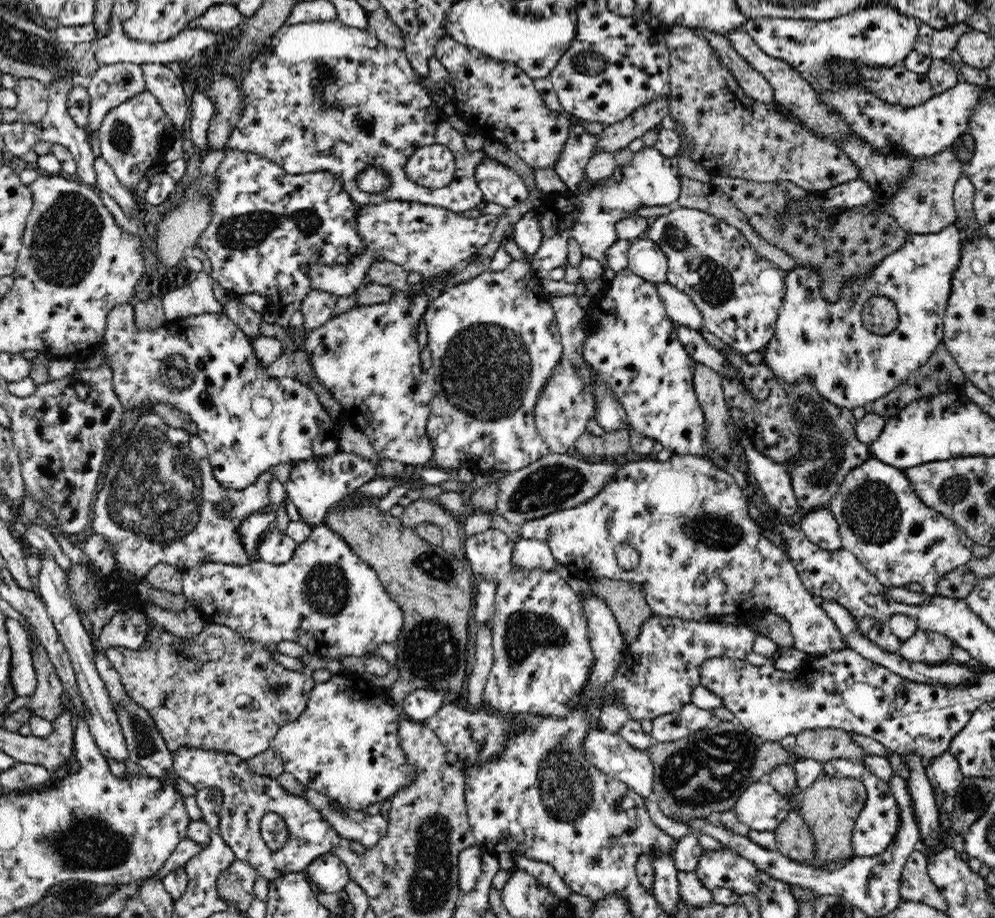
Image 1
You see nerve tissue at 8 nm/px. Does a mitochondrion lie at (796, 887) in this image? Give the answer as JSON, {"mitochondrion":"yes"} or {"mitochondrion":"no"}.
{"mitochondrion":"no"}

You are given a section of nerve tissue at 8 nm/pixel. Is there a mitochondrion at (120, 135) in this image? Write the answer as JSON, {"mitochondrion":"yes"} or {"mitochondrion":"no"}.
{"mitochondrion":"yes"}

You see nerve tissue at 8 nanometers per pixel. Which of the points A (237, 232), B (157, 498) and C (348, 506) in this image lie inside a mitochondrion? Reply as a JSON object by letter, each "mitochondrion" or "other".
{"A":"mitochondrion","B":"mitochondrion","C":"other"}

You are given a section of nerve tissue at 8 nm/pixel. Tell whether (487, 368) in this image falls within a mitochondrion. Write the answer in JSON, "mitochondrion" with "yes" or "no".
{"mitochondrion":"yes"}

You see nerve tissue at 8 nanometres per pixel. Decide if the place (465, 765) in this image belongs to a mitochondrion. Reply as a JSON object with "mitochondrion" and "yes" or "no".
{"mitochondrion":"no"}

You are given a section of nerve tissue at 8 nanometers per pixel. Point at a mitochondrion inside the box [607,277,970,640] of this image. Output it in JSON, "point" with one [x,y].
{"point":[872,512]}

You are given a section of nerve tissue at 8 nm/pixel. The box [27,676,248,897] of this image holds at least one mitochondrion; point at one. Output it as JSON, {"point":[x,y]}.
{"point":[88,840]}

